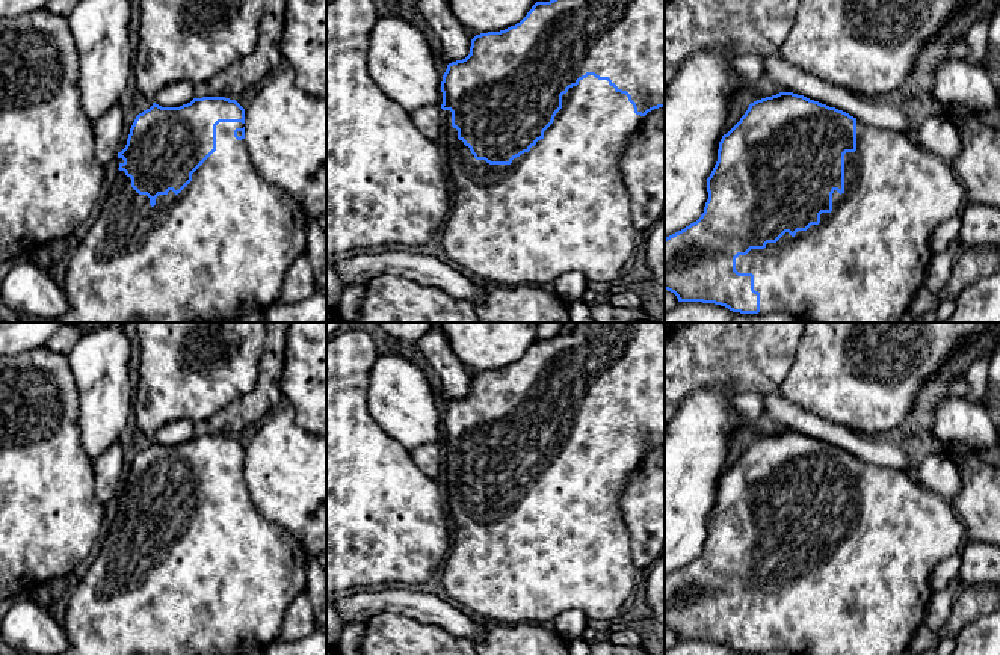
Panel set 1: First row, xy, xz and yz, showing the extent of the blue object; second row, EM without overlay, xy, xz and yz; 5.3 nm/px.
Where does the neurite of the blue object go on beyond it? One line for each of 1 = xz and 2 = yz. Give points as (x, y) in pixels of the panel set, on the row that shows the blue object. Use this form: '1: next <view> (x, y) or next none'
1: next none
2: next none

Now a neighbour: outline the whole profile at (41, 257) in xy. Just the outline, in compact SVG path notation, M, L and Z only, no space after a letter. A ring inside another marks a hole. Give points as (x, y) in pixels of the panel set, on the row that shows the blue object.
M47 246L36 248L30 254L32 254L32 261L42 269L48 269L53 263L53 258Z

